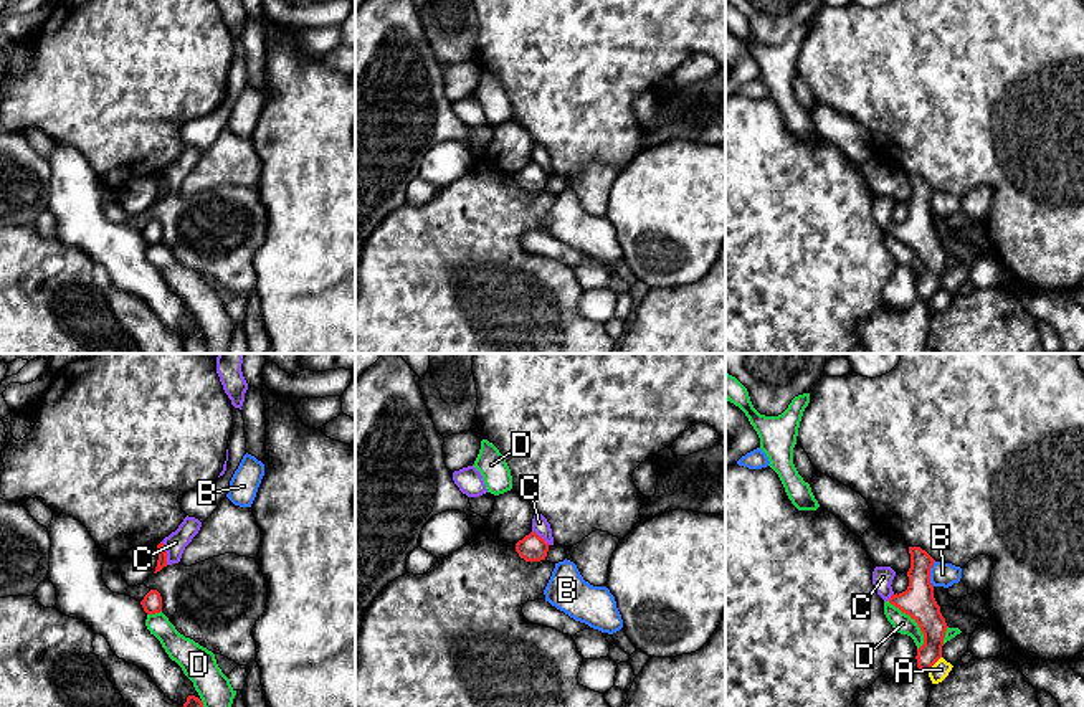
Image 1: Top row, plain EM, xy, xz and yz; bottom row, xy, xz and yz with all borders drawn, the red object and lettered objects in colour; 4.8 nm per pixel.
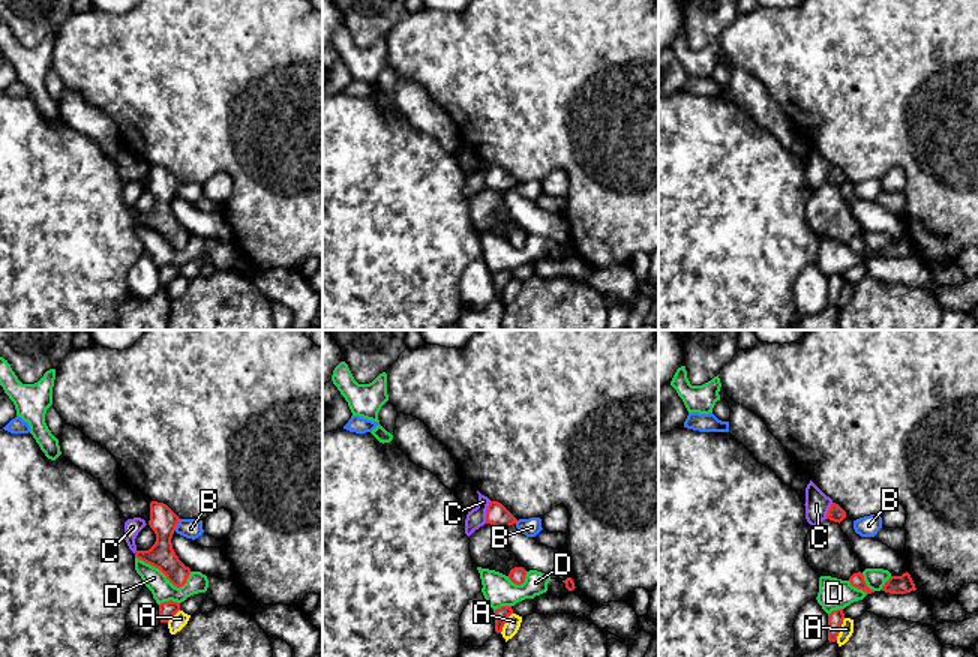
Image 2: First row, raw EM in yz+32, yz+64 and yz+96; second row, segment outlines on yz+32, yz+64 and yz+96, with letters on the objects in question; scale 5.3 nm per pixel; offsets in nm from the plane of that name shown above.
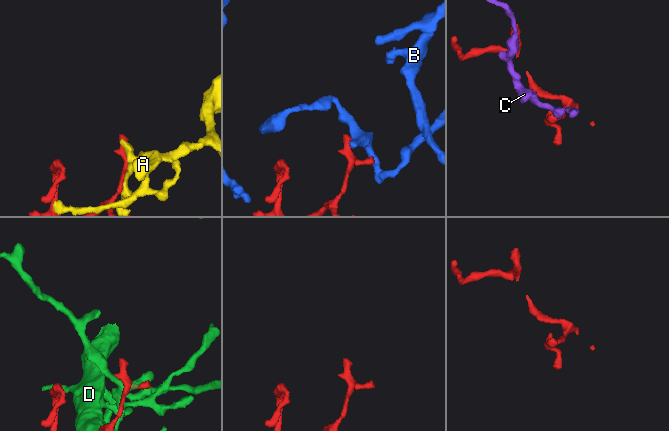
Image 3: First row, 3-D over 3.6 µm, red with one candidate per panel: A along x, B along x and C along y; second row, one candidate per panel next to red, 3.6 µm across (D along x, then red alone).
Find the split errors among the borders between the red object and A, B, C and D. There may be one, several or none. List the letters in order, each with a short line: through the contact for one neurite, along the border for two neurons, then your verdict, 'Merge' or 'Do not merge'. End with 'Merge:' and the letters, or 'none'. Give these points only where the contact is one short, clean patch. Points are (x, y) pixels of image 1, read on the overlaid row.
A: Do not merge
B: Do not merge
C: Merge
D: Do not merge
Merge: C

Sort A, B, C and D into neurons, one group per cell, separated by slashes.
A / B / C / D

